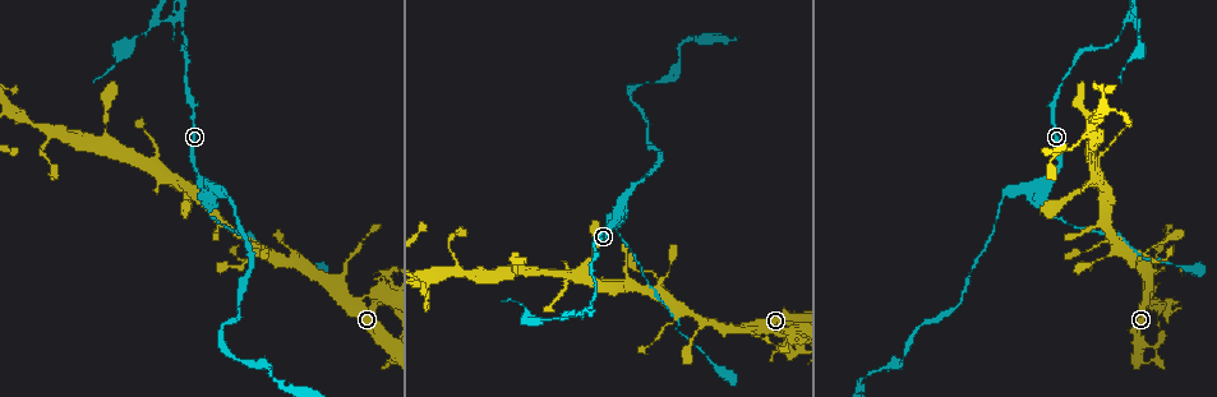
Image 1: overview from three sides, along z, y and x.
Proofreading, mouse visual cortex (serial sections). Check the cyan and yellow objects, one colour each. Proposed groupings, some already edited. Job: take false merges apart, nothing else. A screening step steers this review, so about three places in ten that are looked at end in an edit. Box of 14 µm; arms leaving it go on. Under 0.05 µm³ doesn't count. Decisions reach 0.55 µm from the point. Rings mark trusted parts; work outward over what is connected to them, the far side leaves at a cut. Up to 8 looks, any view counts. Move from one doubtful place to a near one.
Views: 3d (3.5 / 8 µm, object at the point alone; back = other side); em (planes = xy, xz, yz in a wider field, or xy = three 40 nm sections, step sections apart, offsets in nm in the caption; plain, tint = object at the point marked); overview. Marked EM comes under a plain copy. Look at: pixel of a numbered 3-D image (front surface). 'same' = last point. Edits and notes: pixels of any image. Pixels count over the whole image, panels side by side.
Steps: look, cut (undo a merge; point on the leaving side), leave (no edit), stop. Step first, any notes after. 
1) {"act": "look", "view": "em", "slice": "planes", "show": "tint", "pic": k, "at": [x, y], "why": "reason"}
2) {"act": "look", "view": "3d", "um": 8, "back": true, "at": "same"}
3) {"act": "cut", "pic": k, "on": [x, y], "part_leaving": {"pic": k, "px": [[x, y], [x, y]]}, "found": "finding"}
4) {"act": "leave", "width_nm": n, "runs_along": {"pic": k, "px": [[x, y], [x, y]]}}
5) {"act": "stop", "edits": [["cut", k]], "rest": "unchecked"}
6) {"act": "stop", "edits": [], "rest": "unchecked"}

{"act": "look", "view": "3d", "um": 8, "pic": 1, "at": [210, 208], "why": "calibre changes"}

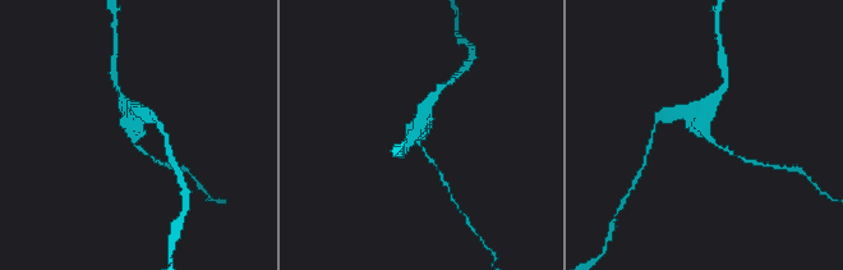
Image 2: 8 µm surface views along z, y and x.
{"act": "look", "view": "3d", "um": 3.5, "pic": 2, "at": [711, 140], "why": "closer look"}

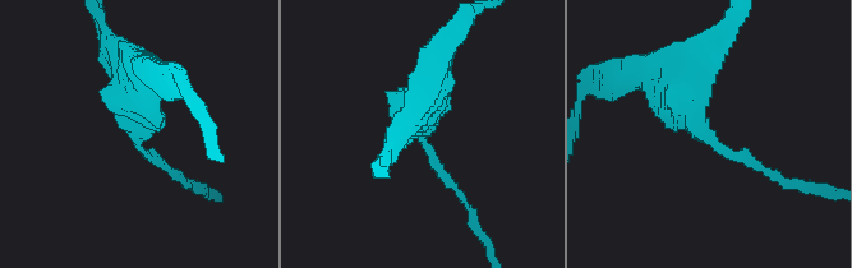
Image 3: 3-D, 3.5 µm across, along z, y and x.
{"act": "leave", "found": "all the same cell"}

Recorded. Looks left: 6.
{"act": "look", "view": "3d", "um": 3.5, "pic": 1, "at": [1148, 263], "why": "thin arm on a thick one"}

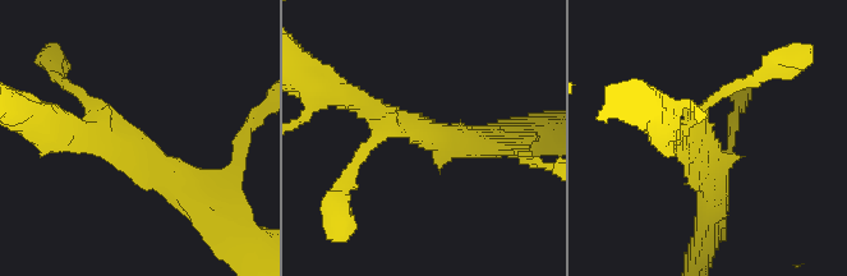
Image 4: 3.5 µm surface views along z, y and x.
{"act": "look", "view": "em", "slice": "xy", "step": 3, "show": "tint", "pic": 4, "at": [419, 129], "arms": 3, "arm_widths_nm": [150, 250, 400]}

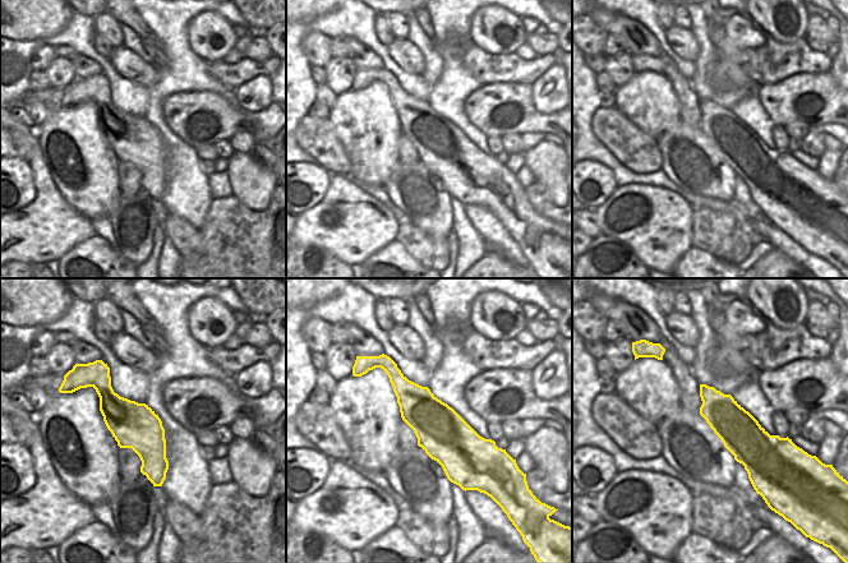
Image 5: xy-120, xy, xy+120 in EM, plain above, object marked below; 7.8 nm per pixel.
{"act": "look", "view": "em", "slice": "xy", "step": 5, "show": "tint", "at": "same"}

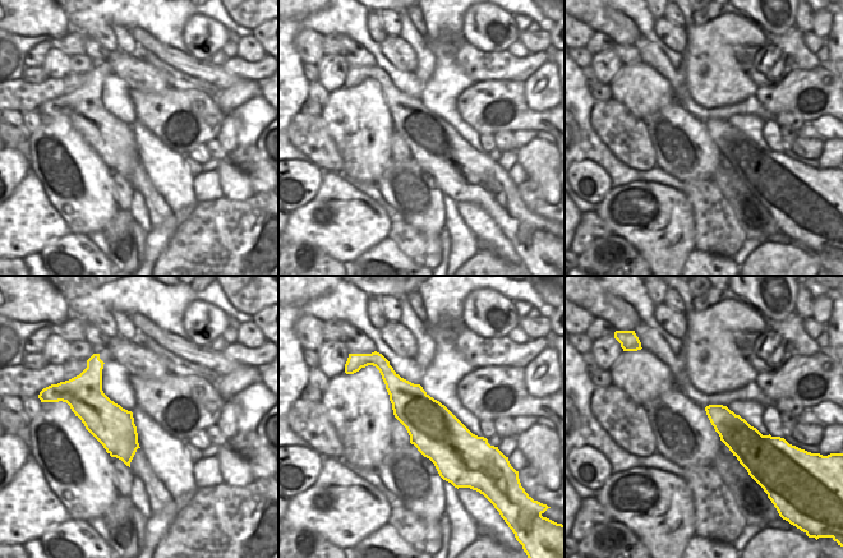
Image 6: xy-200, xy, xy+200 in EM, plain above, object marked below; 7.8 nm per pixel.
{"act": "leave", "runs_along": {"pic": 6, "px": [[382, 365], [454, 450], [461, 473]]}, "found": "one cell here"}

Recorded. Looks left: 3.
{"act": "look", "view": "3d", "um": 3.5, "pic": 1, "at": [1119, 249], "why": "looks like a crossing"}

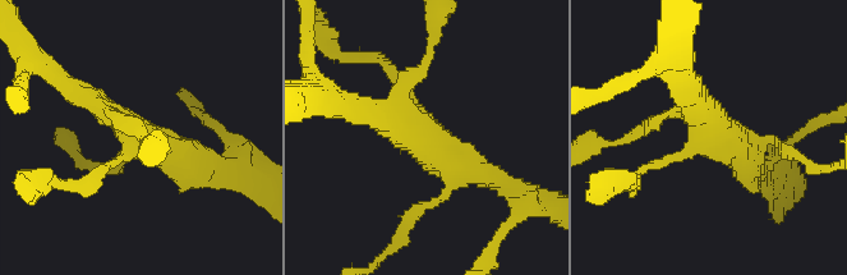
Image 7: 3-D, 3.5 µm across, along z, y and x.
{"act": "look", "view": "em", "slice": "xy", "step": 5, "show": "tint", "pic": 7, "at": [423, 136], "arms": 4, "arm_widths_nm": [150, 150, 300, 400], "why": "need the tissue"}

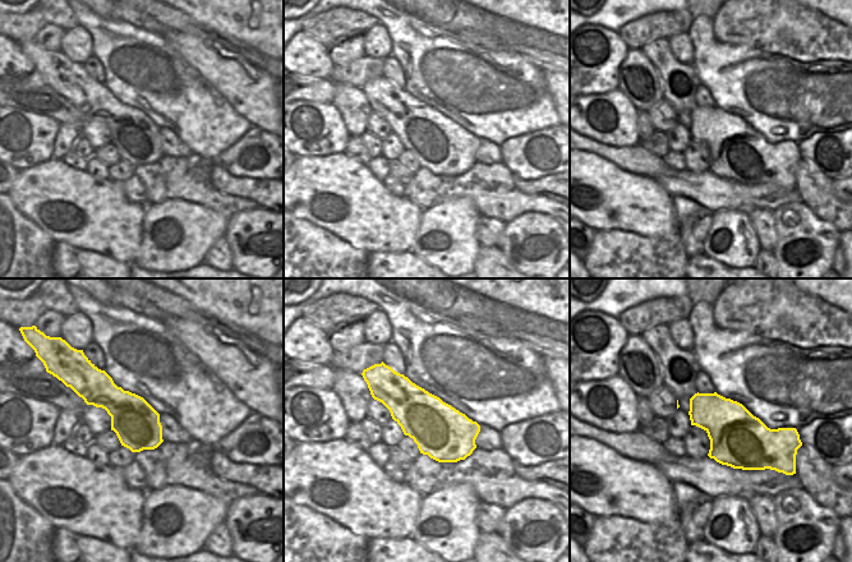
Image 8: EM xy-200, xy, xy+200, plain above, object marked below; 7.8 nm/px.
{"act": "leave", "runs_along": {"pic": 7, "px": [[203, 165], [152, 146], [69, 87]]}, "found": "continuous, no second cell"}

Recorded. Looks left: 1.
{"act": "look", "view": "3d", "um": 3.5, "pic": 1, "at": [785, 339], "why": "three arms meet"}

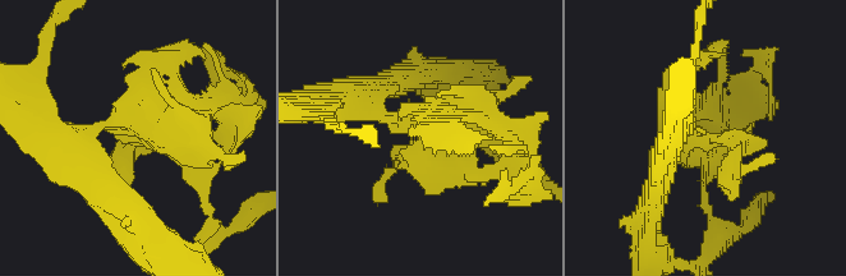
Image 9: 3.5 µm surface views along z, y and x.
{"act": "cut", "pic": 9, "on": [727, 151], "part_leaving": {"pic": 9, "px": [[104, 127], [175, 130], [179, 87]]}, "found": "a second cell is stuck on"}

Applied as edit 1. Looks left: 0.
{"act": "stop", "edits": [["cut", 9]], "rest": "unchecked"}

